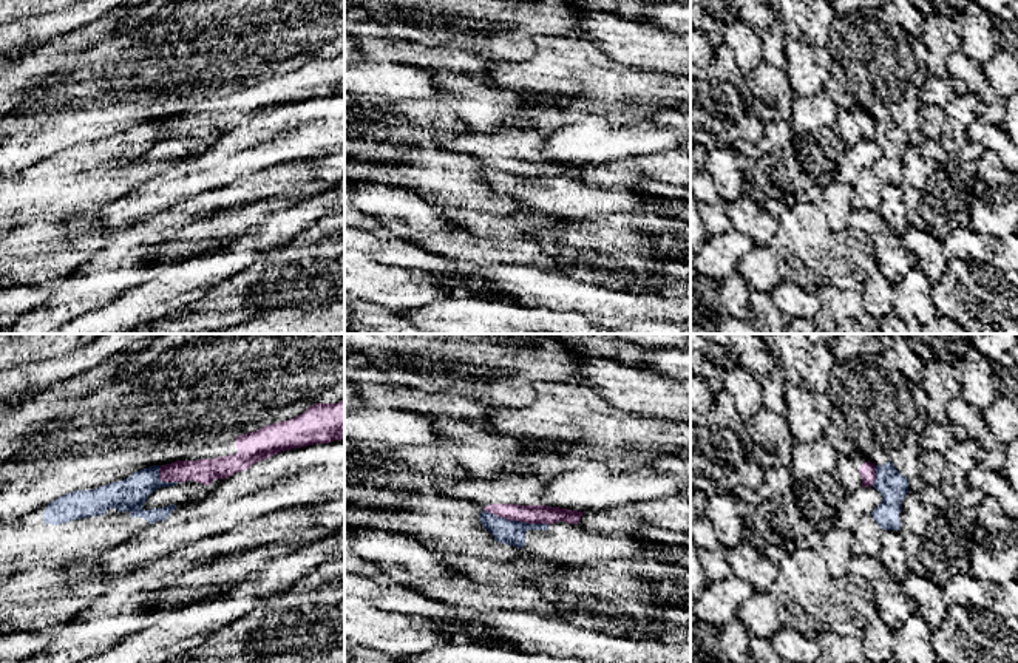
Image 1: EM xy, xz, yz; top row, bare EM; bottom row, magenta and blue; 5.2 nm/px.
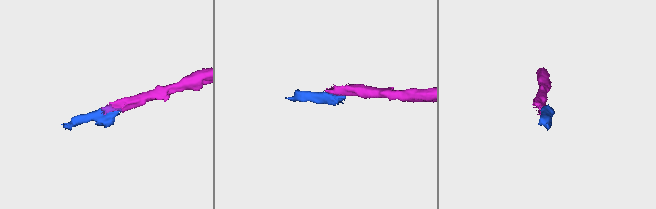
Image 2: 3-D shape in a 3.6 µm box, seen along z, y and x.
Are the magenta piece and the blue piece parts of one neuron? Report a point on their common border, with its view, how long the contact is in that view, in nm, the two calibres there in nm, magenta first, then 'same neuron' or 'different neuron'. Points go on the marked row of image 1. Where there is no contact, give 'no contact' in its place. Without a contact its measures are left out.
meets magenta in xz at (516, 520); contact 360 nm long; 100 nm thick on the magenta side, 130 nm on the other; different neuron

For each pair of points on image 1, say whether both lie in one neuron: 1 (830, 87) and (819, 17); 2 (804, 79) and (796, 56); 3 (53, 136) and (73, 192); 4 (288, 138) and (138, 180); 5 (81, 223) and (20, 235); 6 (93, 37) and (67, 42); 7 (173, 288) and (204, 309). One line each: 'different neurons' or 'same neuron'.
1: different neurons
2: same neuron
3: different neurons
4: different neurons
5: different neurons
6: same neuron
7: different neurons

